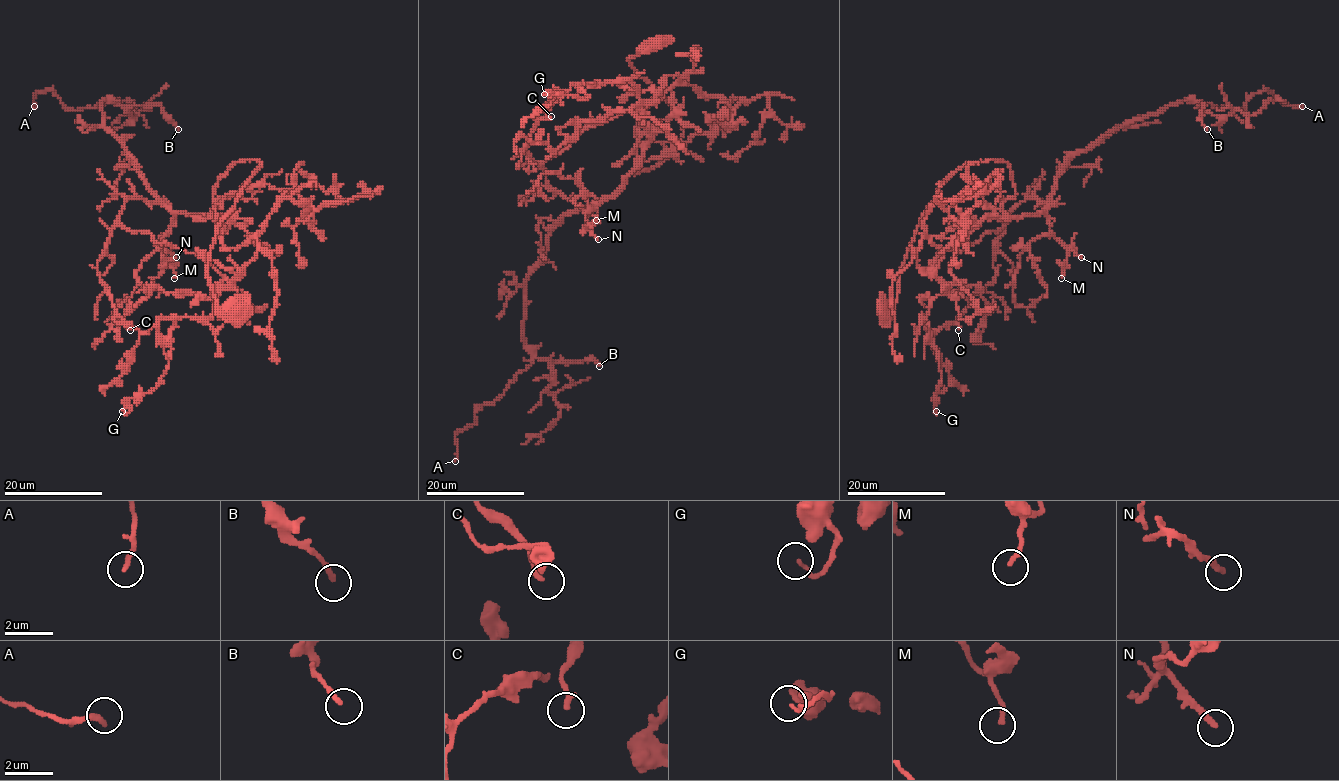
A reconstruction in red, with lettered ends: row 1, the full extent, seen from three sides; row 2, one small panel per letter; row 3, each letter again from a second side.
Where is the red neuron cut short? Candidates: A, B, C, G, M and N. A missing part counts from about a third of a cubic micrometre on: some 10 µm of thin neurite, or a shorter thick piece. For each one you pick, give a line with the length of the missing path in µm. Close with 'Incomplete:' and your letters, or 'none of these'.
A: 7 µm
B: 25 µm
N: 35 µm
Incomplete: A, B, N

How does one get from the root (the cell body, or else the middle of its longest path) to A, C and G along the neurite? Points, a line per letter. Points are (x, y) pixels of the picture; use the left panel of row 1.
A: (233, 311), (208, 255), (261, 162), (184, 214), (110, 101), (34, 106)
C: (233, 311), (218, 308), (207, 262), (255, 160), (219, 178), (212, 215), (126, 199), (98, 276), (130, 330)
G: (233, 311), (207, 262), (255, 160), (212, 218), (255, 256), (208, 319), (159, 321), (168, 368), (122, 411)

